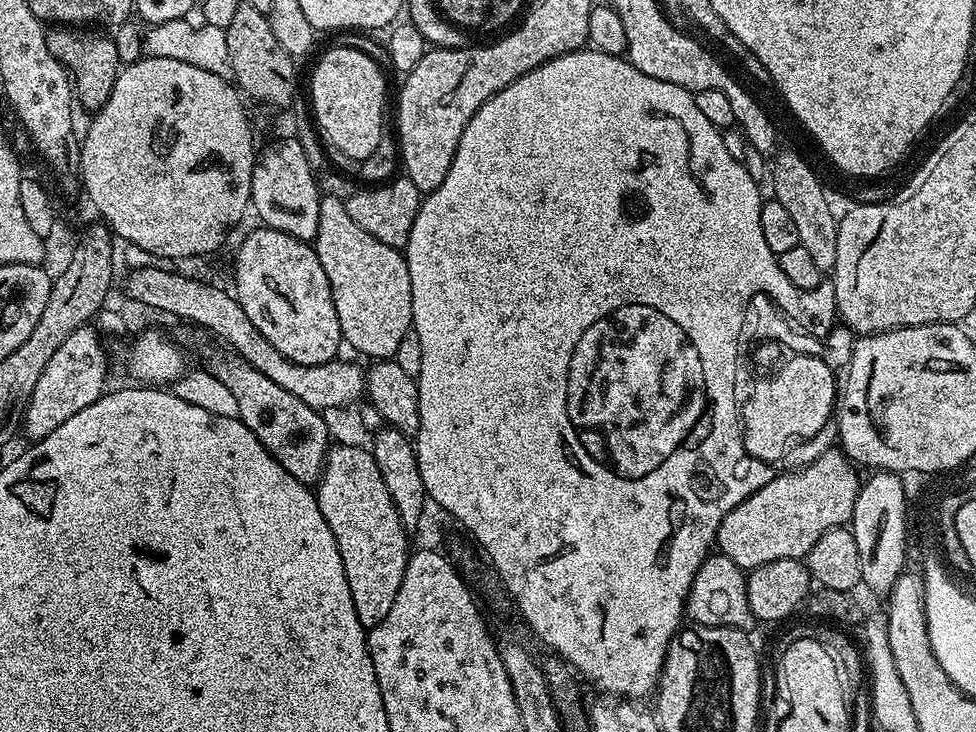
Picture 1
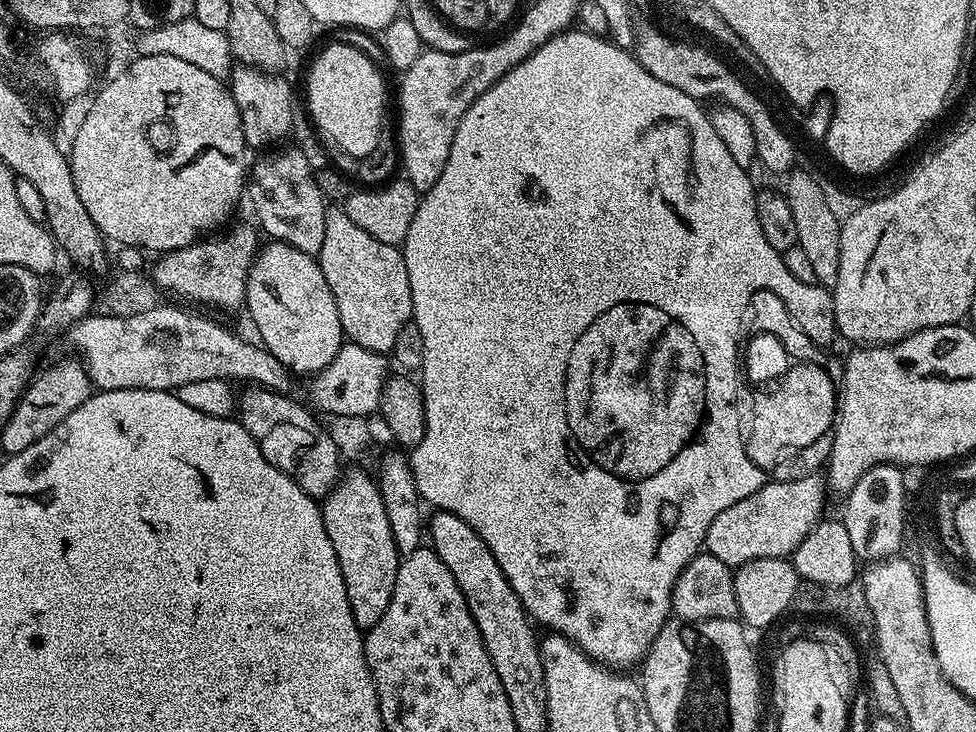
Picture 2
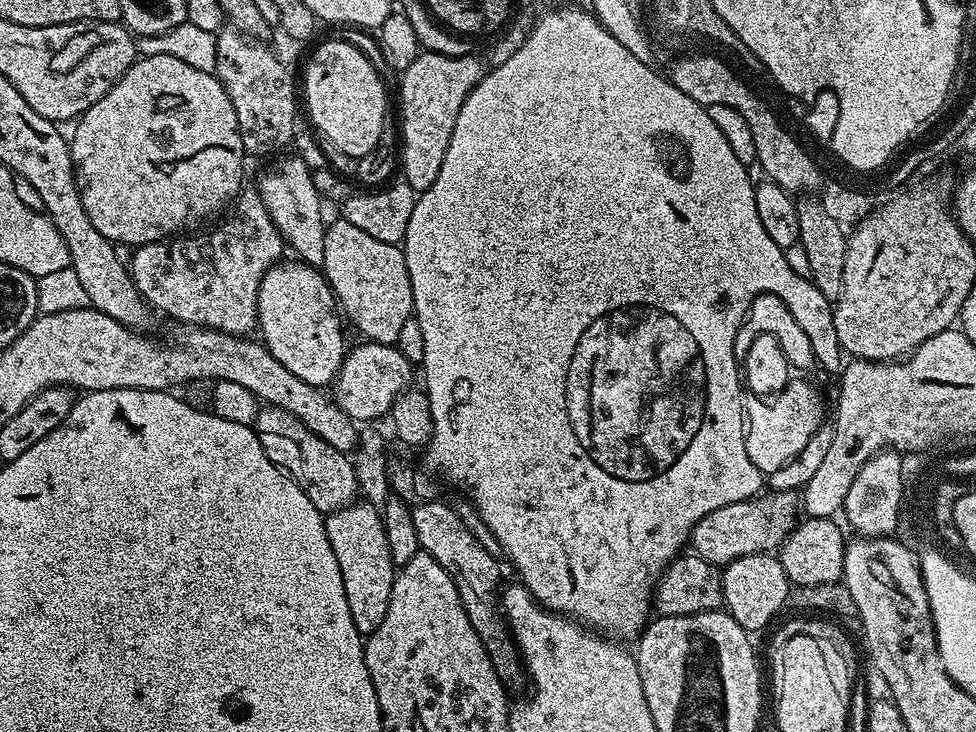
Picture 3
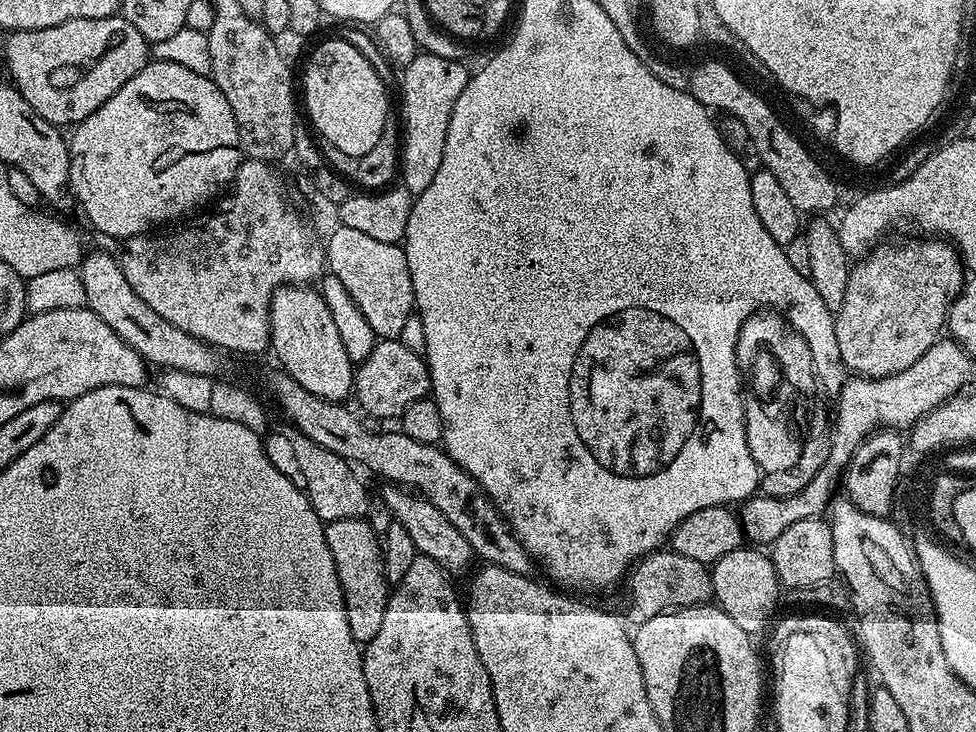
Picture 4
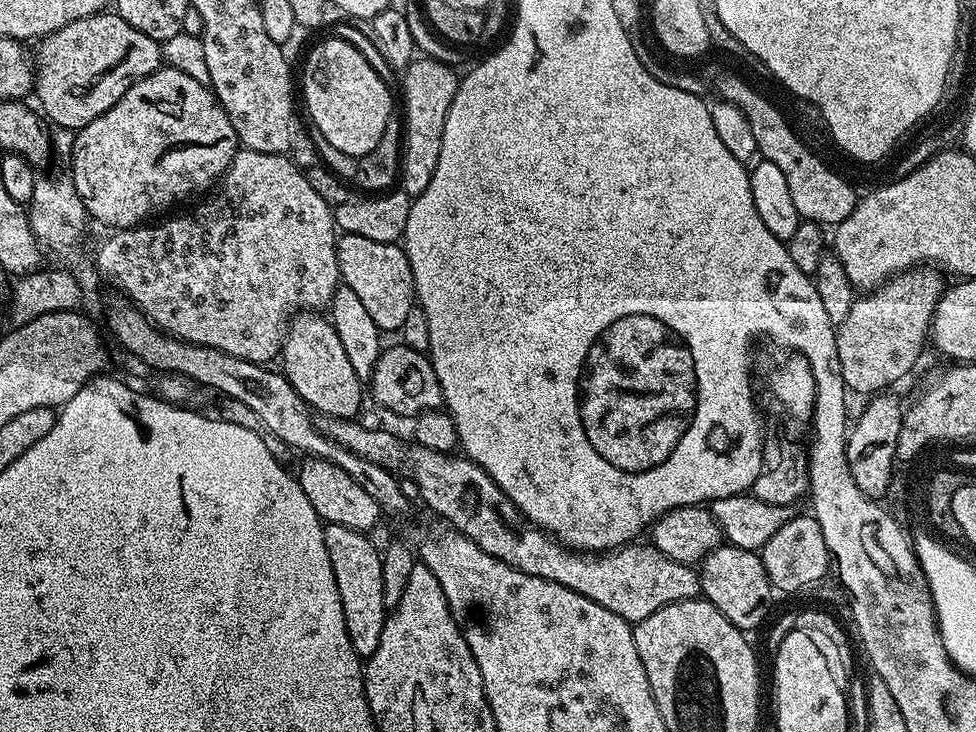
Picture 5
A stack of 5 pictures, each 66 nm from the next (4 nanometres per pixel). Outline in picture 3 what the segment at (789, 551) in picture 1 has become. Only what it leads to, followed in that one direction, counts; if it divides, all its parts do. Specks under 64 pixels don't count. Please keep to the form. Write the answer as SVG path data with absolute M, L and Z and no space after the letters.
M769 491L768 496L764 495L710 510L710 514L694 526L690 537L691 551L706 562L723 566L746 554L771 553L779 549L798 523L798 496L796 492L773 491Z

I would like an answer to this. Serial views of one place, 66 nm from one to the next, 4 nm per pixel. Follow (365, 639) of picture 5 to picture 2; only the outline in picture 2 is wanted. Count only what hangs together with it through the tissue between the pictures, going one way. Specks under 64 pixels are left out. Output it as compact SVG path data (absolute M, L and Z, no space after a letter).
M352 468L349 472L347 469L336 483L336 489L323 497L322 511L326 534L330 534L330 542L342 570L354 622L362 630L370 629L376 625L378 618L382 618L382 614L386 614L386 606L390 606L394 578L398 578L398 566L402 559L394 546L394 534L390 534L380 485L360 468Z

